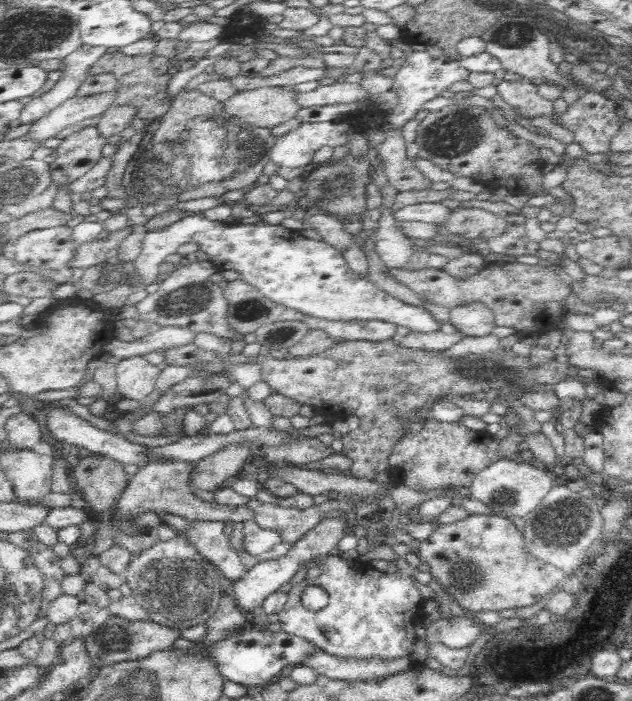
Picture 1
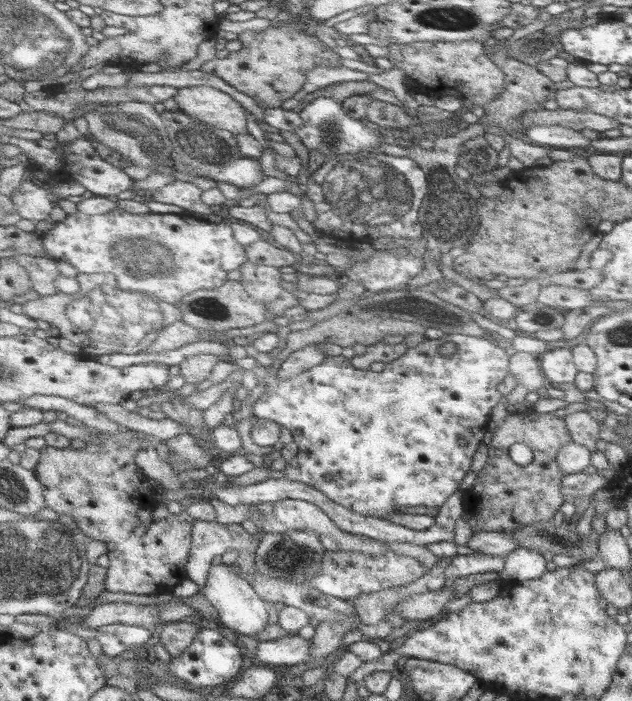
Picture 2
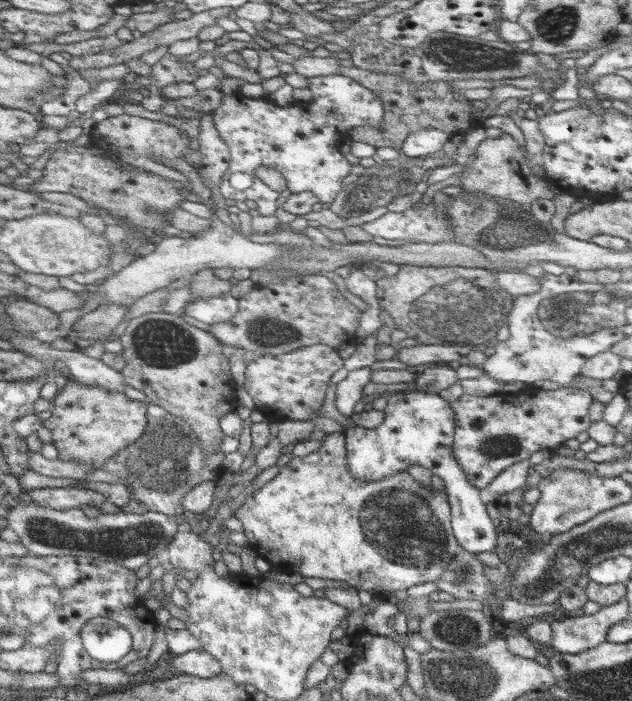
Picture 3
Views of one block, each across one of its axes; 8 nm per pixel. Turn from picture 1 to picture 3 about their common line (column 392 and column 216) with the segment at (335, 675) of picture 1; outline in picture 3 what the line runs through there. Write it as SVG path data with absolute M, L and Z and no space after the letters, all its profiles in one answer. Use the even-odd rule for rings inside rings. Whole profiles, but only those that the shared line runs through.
M204 649L173 656L172 661L178 671L199 678L212 678L212 676L223 673L220 662Z

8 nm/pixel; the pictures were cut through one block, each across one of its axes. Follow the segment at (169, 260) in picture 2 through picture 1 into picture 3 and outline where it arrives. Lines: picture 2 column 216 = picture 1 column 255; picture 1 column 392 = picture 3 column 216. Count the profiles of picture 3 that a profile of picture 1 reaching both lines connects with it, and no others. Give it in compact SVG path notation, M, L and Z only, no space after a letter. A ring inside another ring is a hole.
M230 291L214 298L195 298L184 311L187 316L209 326L230 321L240 309L240 299L232 297Z

